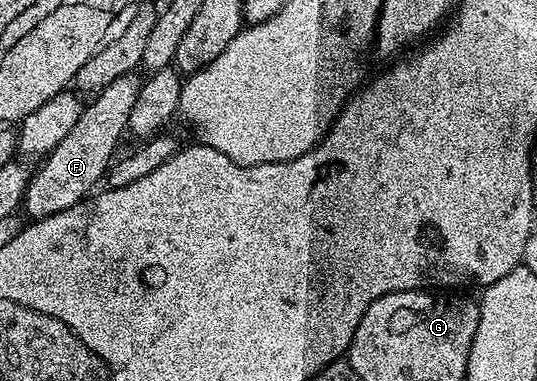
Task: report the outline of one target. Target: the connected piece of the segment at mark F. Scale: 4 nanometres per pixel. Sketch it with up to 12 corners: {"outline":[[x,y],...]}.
{"outline":[[132,71],[83,107],[33,169],[31,221],[103,183],[143,77]]}

